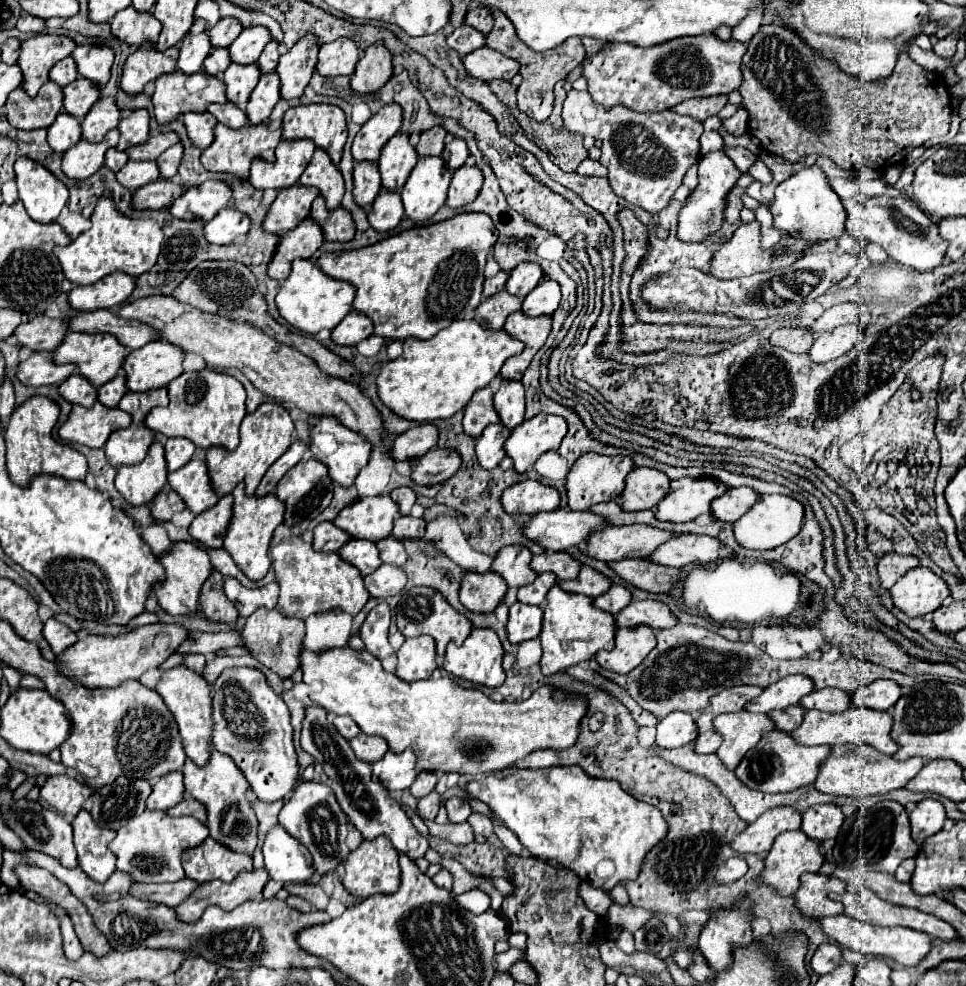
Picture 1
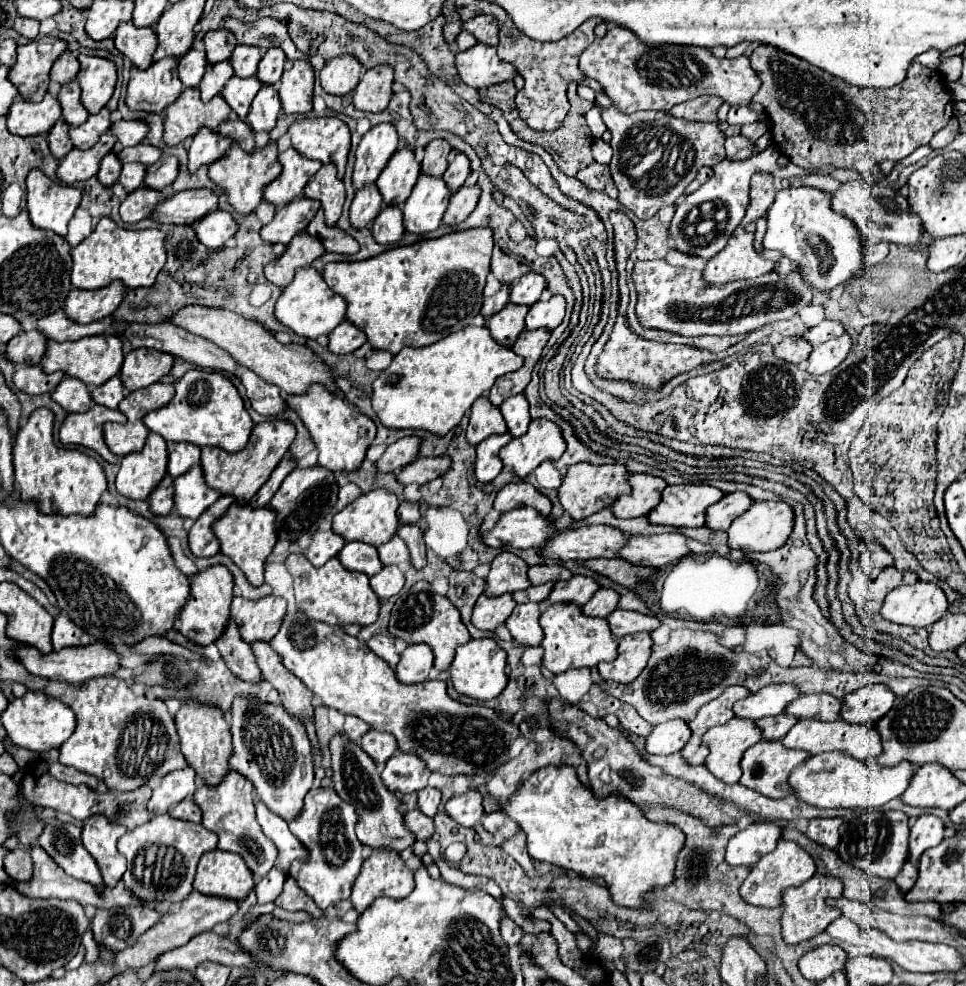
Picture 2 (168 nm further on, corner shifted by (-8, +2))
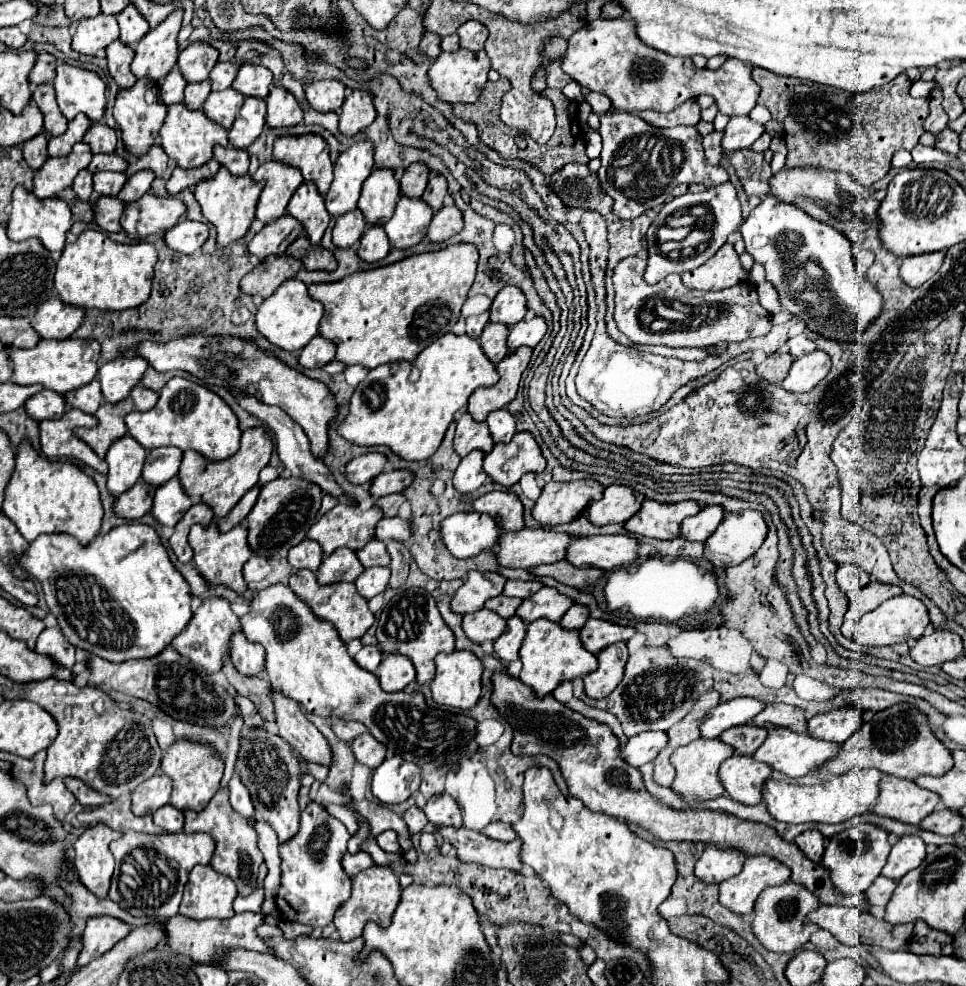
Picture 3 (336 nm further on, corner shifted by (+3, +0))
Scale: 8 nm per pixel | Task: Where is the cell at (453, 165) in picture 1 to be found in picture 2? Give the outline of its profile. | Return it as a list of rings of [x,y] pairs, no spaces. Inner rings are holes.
[[[457,153],[457,155],[455,155],[455,159],[449,163],[449,167],[447,167],[447,171],[445,171],[443,179],[445,179],[447,187],[455,193],[455,191],[465,183],[465,179],[467,179],[469,171],[471,171],[471,169],[469,169],[467,155],[465,155],[465,153]]]

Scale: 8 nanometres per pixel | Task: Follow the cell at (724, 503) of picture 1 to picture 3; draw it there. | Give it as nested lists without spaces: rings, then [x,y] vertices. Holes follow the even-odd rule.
[[[710,505],[704,507],[698,515],[684,519],[682,527],[680,527],[680,535],[688,541],[706,541],[716,527],[720,525],[720,521],[724,519],[724,509],[718,505]]]

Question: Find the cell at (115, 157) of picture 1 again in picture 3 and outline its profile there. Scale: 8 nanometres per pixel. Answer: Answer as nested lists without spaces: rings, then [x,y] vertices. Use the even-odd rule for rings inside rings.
[[[82,169],[82,171],[76,175],[76,179],[74,179],[74,183],[72,183],[72,189],[76,191],[78,199],[88,201],[90,193],[92,193],[92,173],[86,171],[86,169]]]

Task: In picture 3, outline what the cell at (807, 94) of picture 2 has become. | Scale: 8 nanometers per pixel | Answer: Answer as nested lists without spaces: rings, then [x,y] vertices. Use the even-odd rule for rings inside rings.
[[[764,69],[752,71],[754,81],[762,87],[762,93],[758,97],[758,103],[764,105],[774,119],[778,119],[784,125],[784,139],[788,145],[788,157],[786,167],[822,167],[832,171],[848,173],[852,179],[856,179],[864,189],[870,189],[876,181],[880,181],[890,171],[890,161],[896,151],[906,149],[912,151],[918,145],[920,135],[924,133],[924,119],[928,117],[928,99],[910,97],[910,79],[902,73],[896,79],[892,79],[888,85],[880,89],[872,89],[864,95],[852,95],[834,87],[824,87],[816,83],[808,83],[794,77],[782,77],[774,75]]]

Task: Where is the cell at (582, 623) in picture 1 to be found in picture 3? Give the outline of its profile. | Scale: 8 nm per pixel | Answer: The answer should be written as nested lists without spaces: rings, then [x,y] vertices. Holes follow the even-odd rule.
[[[536,619],[534,623],[528,623],[526,637],[520,647],[520,661],[524,665],[520,681],[532,687],[536,697],[550,695],[562,681],[584,677],[598,667],[596,655],[582,647],[578,631],[564,631],[558,623],[552,623],[548,619]]]

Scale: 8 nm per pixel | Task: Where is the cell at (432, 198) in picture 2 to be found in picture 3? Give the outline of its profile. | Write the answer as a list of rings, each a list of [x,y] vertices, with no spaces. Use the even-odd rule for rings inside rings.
[[[400,197],[392,219],[384,225],[388,241],[396,249],[408,249],[420,243],[432,221],[434,211],[422,199]]]

